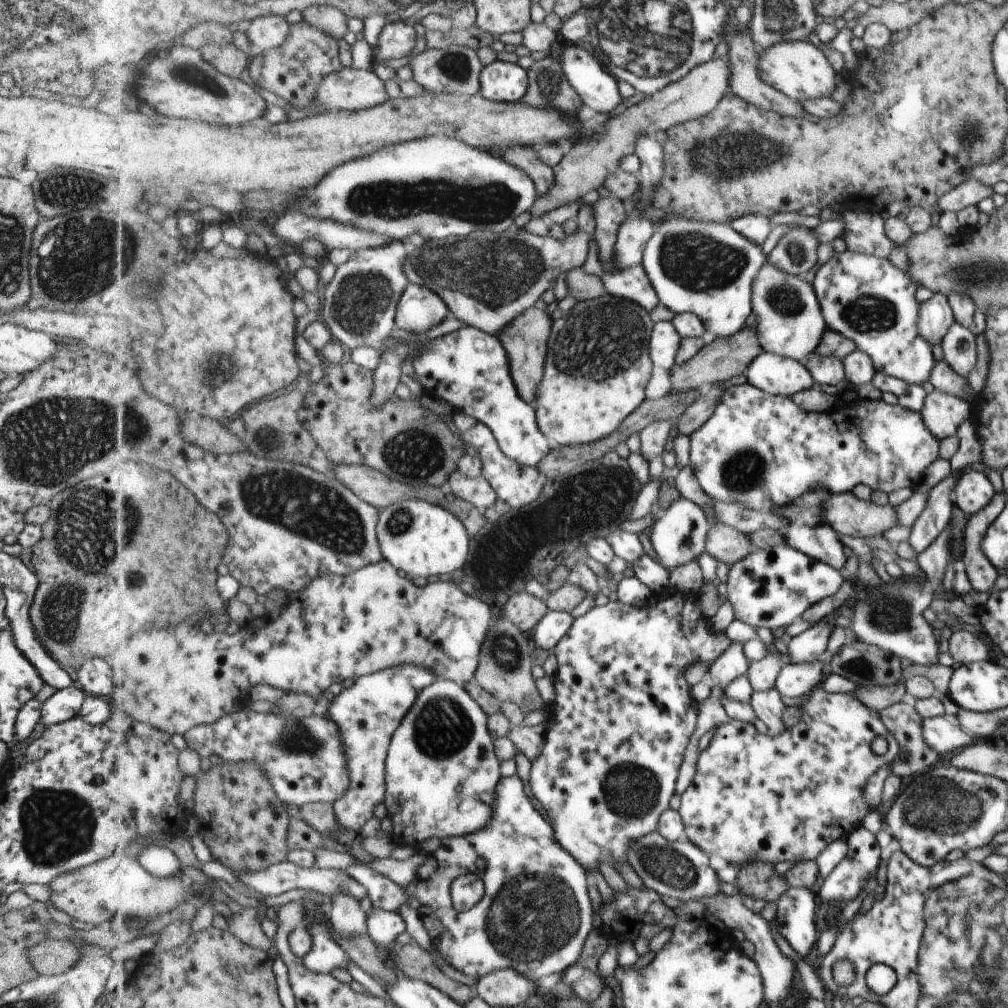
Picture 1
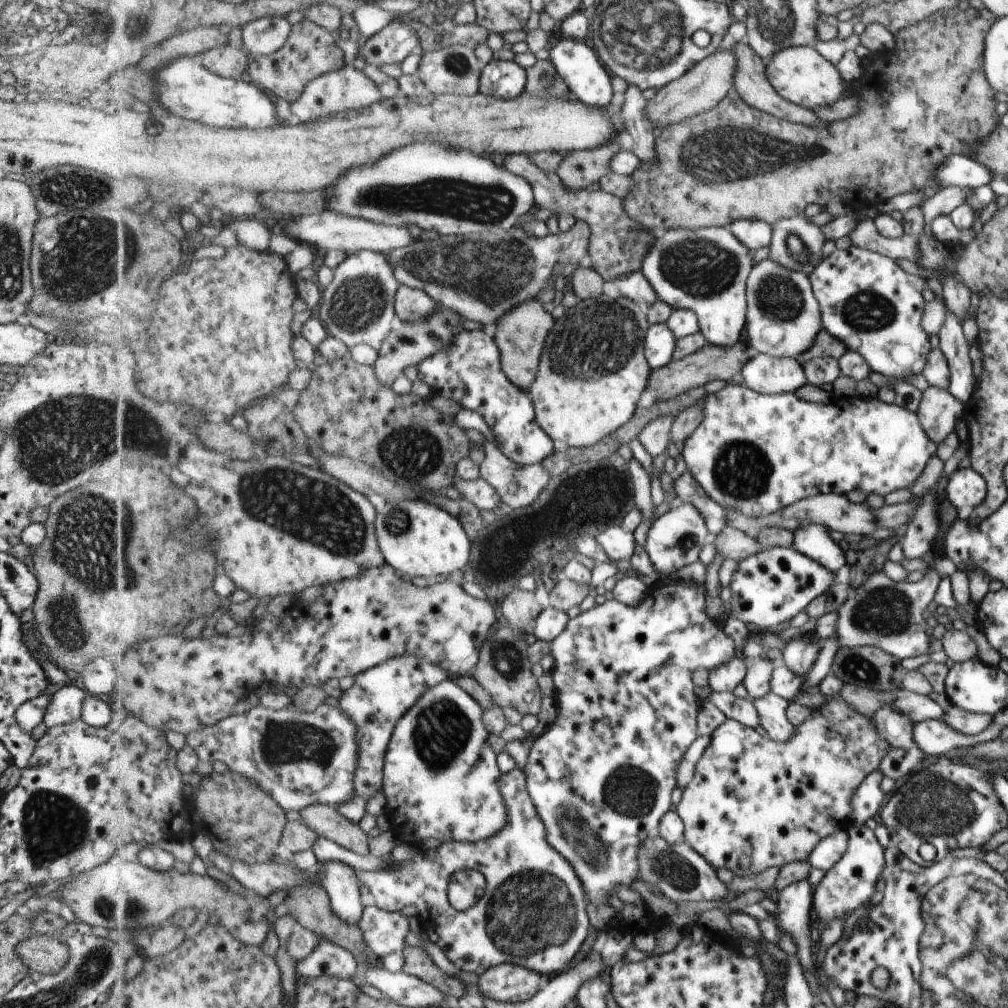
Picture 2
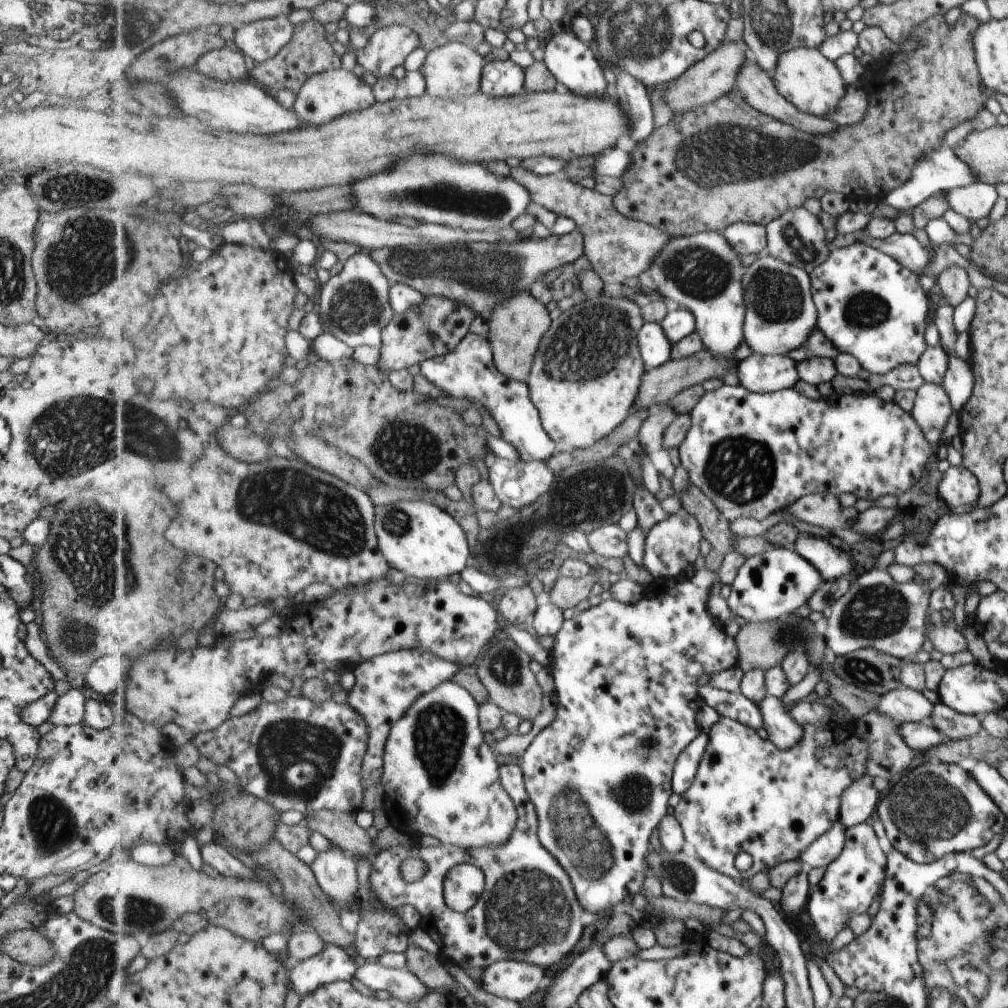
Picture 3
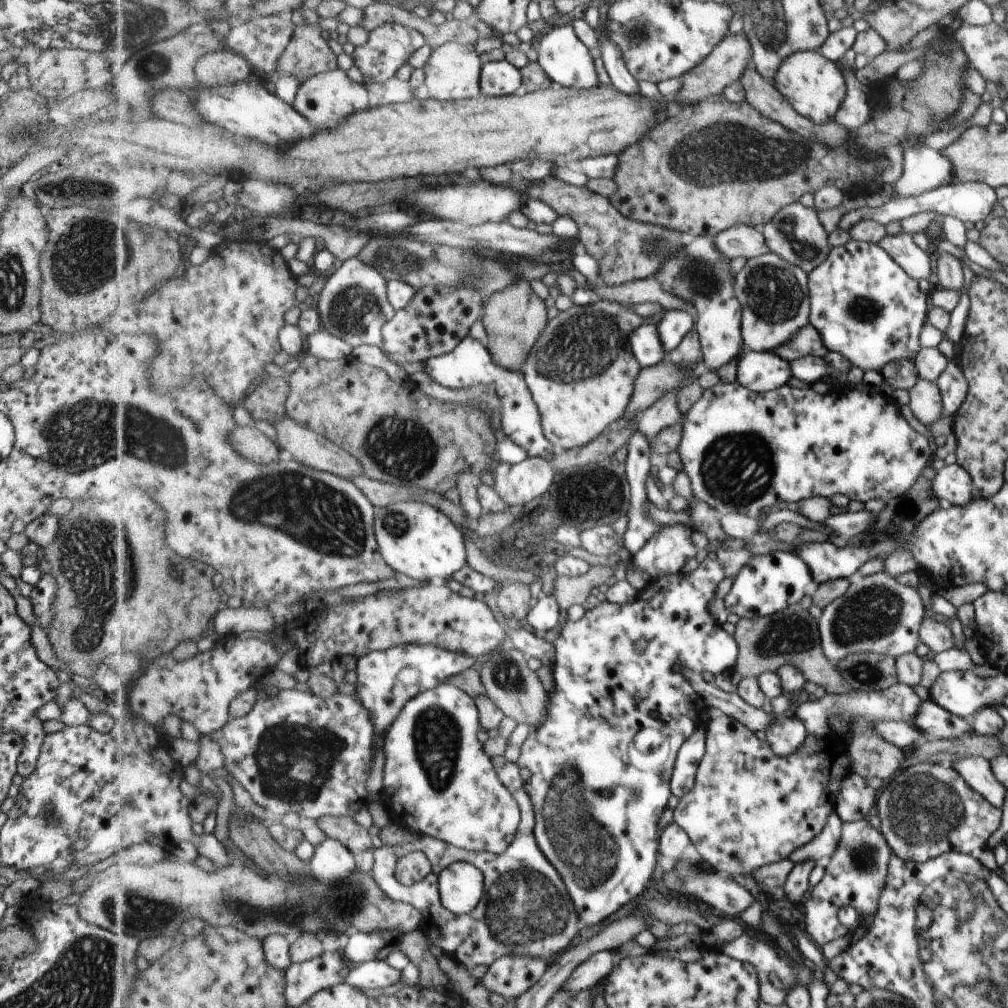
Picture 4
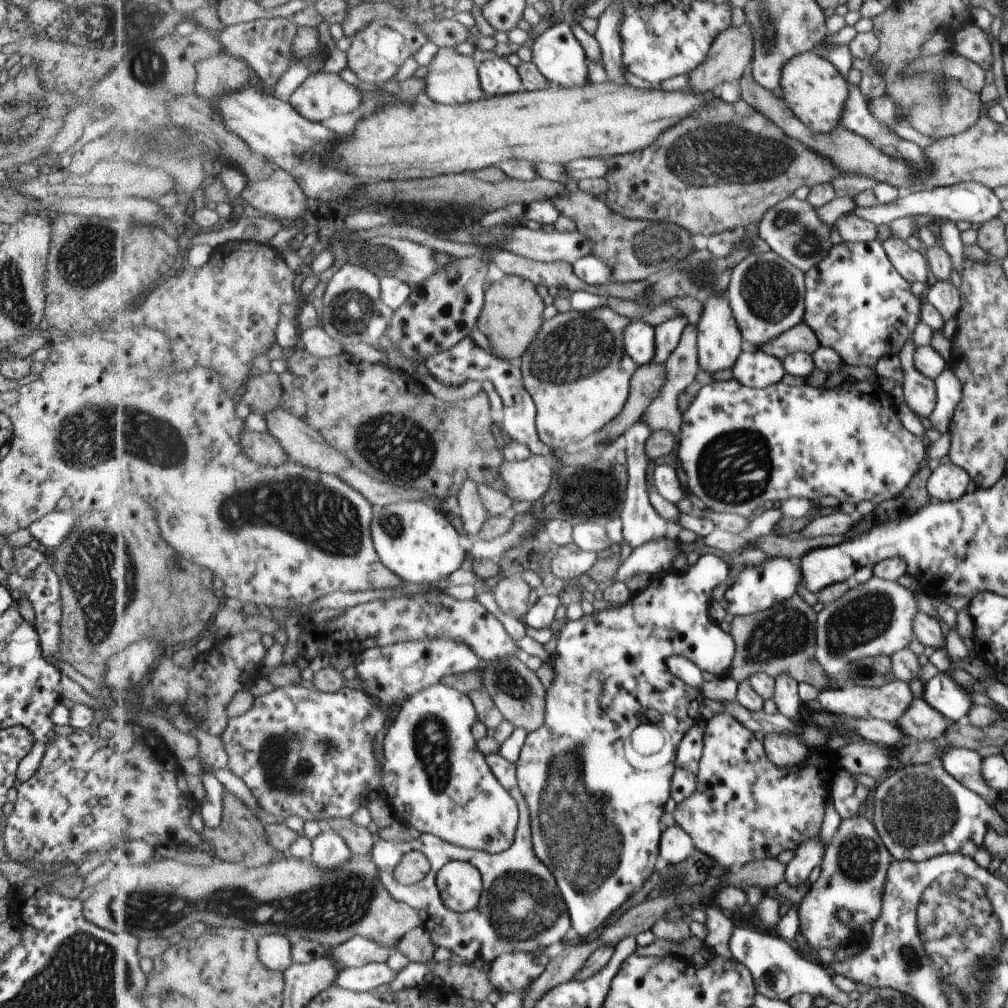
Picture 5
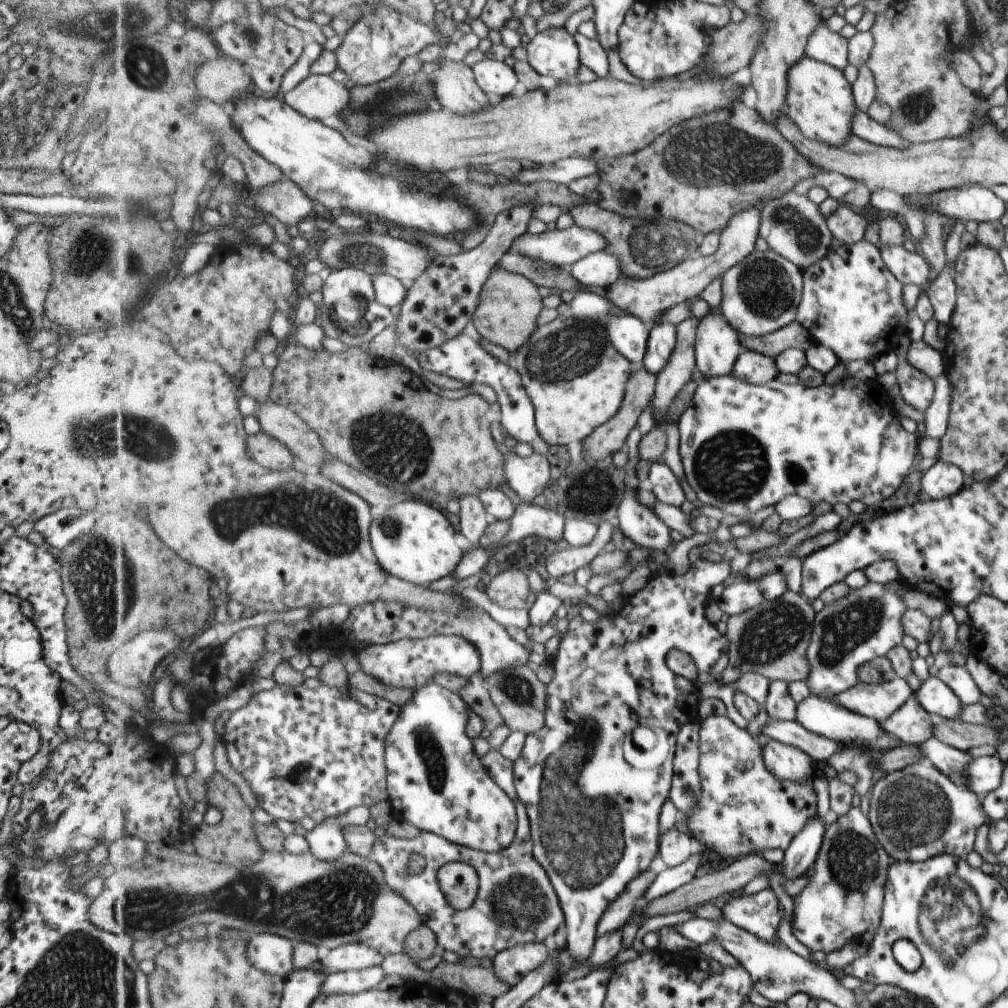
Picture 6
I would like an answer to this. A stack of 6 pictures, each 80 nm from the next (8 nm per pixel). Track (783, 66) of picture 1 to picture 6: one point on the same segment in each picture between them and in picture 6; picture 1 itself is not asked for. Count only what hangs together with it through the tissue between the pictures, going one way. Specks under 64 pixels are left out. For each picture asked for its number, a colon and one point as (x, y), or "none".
2: (802, 76)
3: (804, 77)
4: (813, 86)
5: (813, 90)
6: (818, 100)

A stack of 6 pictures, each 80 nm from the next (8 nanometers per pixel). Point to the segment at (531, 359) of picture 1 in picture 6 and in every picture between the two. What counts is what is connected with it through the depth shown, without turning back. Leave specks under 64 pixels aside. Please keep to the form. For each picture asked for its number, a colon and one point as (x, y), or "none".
2: (521, 334)
3: (516, 327)
4: (515, 318)
5: (512, 316)
6: (510, 304)

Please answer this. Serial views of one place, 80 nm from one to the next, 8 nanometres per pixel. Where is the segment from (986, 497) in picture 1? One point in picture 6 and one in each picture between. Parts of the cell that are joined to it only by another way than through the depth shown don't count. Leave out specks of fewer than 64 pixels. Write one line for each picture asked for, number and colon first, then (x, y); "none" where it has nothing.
2: (965, 488)
3: (959, 488)
4: (952, 483)
5: (947, 482)
6: (943, 479)

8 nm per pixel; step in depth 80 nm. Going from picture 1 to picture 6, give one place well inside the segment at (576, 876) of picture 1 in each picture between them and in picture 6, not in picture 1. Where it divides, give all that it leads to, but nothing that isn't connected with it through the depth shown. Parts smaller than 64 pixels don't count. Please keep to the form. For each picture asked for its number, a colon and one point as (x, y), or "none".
2: (540, 922)
3: (530, 911)
4: (527, 911)
5: (522, 908)
6: (517, 903)

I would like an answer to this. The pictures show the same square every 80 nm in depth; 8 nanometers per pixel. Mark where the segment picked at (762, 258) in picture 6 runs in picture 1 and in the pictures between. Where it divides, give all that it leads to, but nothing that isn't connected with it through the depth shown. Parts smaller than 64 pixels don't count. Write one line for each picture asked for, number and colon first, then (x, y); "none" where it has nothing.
1: (790, 323)
2: (783, 320)
3: (780, 314)
4: (774, 294)
5: (767, 294)

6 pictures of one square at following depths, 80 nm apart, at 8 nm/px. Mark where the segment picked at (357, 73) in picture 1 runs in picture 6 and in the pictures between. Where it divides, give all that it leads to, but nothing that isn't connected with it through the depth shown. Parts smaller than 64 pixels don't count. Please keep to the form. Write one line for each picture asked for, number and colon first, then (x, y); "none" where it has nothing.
2: (348, 89)
3: (324, 97)
4: (332, 95)
5: (323, 95)
6: (319, 97)

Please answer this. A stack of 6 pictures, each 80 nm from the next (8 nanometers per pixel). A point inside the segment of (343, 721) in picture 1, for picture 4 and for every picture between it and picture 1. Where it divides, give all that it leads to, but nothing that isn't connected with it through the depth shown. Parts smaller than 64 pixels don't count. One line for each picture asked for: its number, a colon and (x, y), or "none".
2: (379, 698)
3: (386, 686)
4: (387, 680)

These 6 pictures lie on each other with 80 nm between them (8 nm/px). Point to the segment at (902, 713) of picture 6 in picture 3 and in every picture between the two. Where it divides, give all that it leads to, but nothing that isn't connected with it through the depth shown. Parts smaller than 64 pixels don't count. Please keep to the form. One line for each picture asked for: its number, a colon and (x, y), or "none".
3: (954, 725)
4: (934, 722)
5: (920, 722)

